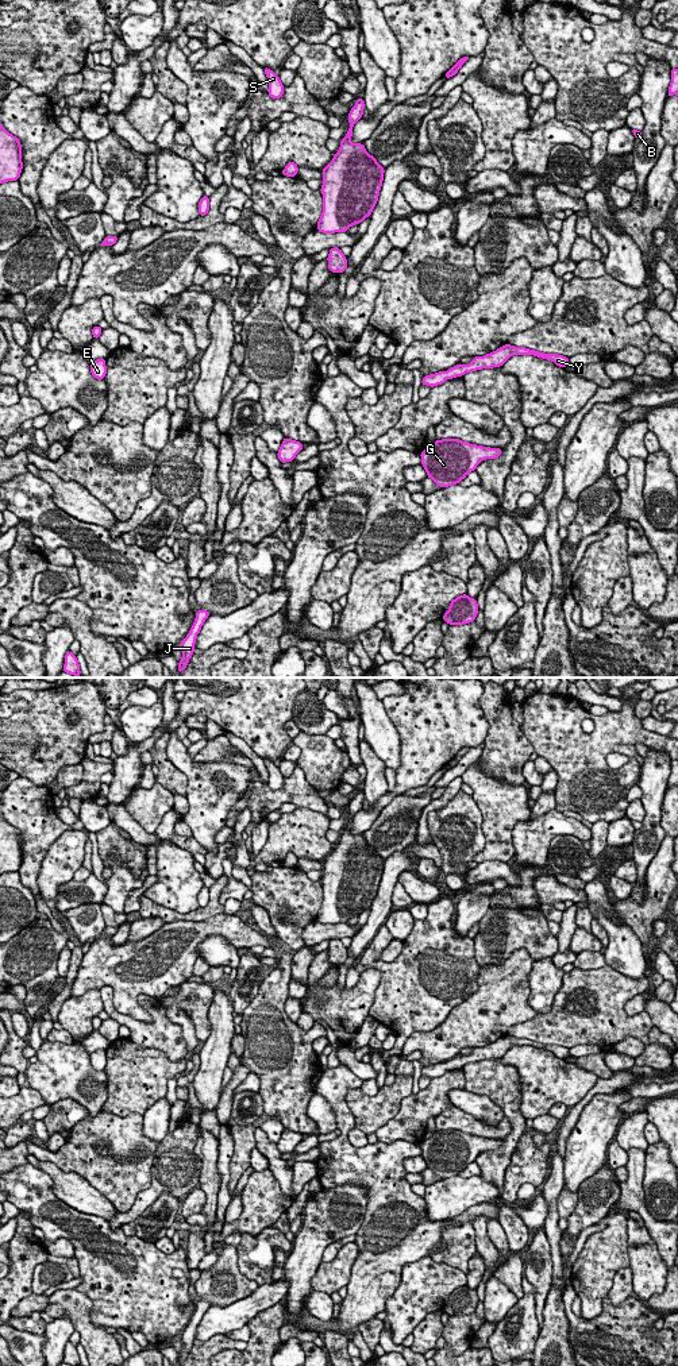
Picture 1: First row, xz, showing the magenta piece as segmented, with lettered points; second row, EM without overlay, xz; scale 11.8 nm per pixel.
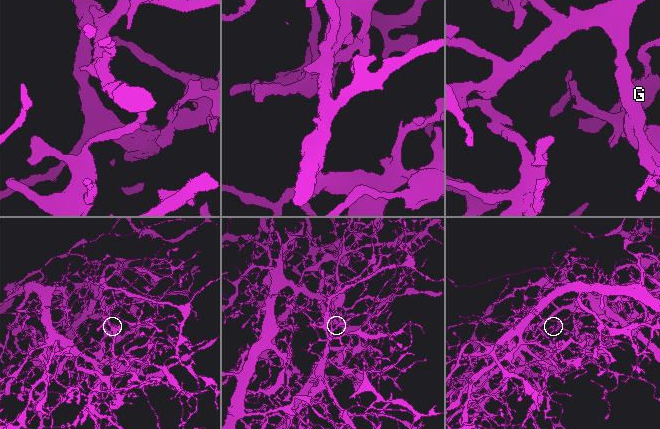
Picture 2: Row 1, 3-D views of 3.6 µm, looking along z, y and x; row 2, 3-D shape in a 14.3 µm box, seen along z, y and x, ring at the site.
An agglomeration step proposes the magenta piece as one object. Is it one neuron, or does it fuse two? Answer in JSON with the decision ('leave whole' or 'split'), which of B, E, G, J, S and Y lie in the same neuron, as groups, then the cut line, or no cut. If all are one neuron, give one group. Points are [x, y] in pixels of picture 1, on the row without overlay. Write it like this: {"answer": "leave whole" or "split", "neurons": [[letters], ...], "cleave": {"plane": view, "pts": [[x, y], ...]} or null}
{"answer": "leave whole", "neurons": [["B", "E", "G", "J", "S", "Y"]], "cleave": null}

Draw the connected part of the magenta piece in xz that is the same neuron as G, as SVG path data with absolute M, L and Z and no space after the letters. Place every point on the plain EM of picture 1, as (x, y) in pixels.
M436 1130L419 1146L427 1168L438 1177L448 1178L458 1176L467 1165L475 1162L482 1151L496 1150L501 1143L501 1139L470 1135L459 1130Z

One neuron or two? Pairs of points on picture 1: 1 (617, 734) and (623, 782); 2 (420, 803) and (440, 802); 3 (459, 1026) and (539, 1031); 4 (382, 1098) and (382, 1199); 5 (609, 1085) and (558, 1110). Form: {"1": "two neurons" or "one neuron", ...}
{"1": "one neuron", "2": "two neurons", "3": "two neurons", "4": "two neurons", "5": "two neurons"}

